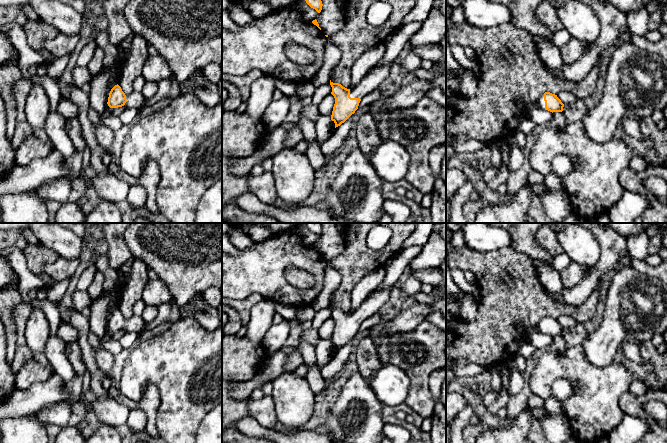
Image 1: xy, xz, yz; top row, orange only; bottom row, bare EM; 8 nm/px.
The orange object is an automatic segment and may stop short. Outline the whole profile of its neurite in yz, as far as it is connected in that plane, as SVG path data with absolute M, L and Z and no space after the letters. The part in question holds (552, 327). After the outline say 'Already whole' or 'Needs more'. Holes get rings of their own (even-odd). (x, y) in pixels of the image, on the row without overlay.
M545 316L540 319L536 325L538 332L548 334L550 336L562 336L564 328L557 319Z. Needs more

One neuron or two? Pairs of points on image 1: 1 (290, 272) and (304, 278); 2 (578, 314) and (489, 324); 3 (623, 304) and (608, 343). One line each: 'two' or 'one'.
1: one
2: one
3: one

